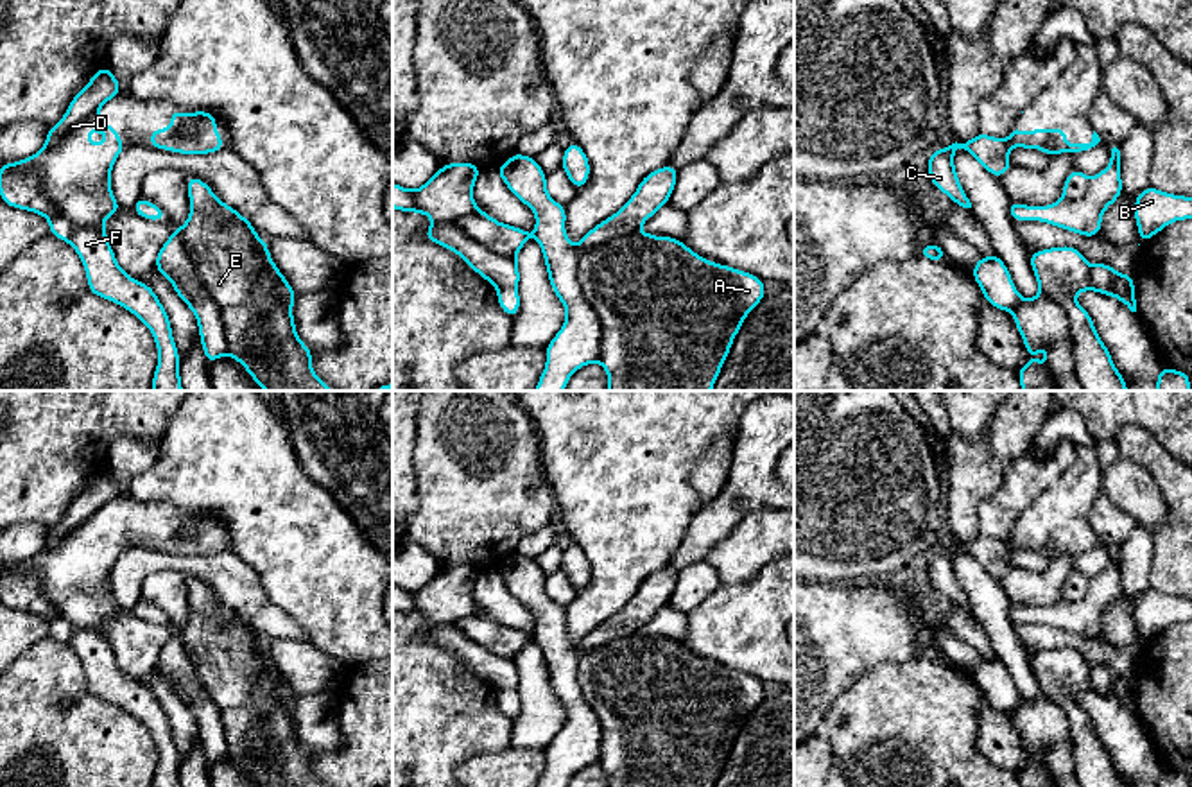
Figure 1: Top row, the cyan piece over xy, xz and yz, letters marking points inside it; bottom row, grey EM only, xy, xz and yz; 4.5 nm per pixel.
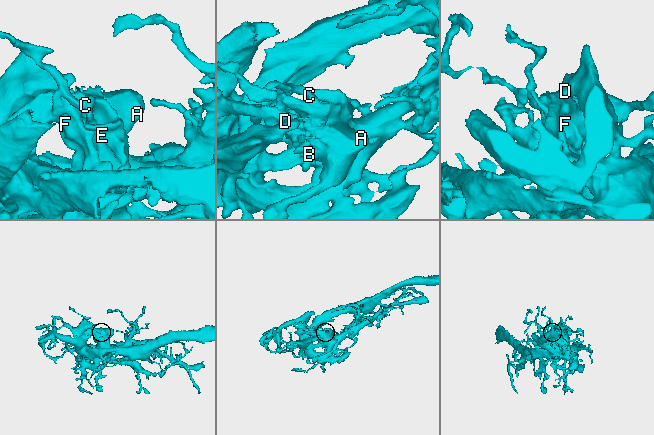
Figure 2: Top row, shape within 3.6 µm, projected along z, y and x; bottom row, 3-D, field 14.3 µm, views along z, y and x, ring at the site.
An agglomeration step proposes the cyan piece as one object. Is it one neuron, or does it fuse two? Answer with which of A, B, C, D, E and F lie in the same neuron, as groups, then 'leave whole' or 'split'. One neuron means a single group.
A B C D E F | leave whole

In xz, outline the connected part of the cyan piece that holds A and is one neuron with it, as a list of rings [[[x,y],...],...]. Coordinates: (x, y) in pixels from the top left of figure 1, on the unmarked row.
[[[514,554],[497,570],[511,595],[527,606],[536,617],[534,633],[525,633],[482,613],[473,602],[473,588],[480,570],[471,563],[448,565],[418,592],[407,592],[393,584],[393,610],[400,613],[425,615],[432,627],[425,640],[459,656],[473,672],[497,688],[498,708],[514,721],[520,712],[518,653],[531,636],[536,638],[548,674],[548,683],[566,712],[566,721],[556,739],[545,749],[547,765],[538,787],[566,787],[570,778],[583,767],[600,764],[608,774],[608,787],[713,787],[733,740],[742,730],[746,717],[765,699],[764,681],[701,660],[674,638],[654,638],[638,629],[663,606],[669,606],[676,588],[678,570],[665,566],[647,575],[631,601],[611,618],[592,629],[574,649],[566,638],[566,611],[547,595],[547,575],[536,559]]]

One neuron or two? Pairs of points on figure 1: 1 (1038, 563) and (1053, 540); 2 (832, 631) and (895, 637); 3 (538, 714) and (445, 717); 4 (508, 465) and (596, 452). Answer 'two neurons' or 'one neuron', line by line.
1: two neurons
2: one neuron
3: two neurons
4: two neurons

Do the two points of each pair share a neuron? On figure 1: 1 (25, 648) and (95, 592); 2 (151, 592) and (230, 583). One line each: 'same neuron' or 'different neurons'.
1: different neurons
2: different neurons

